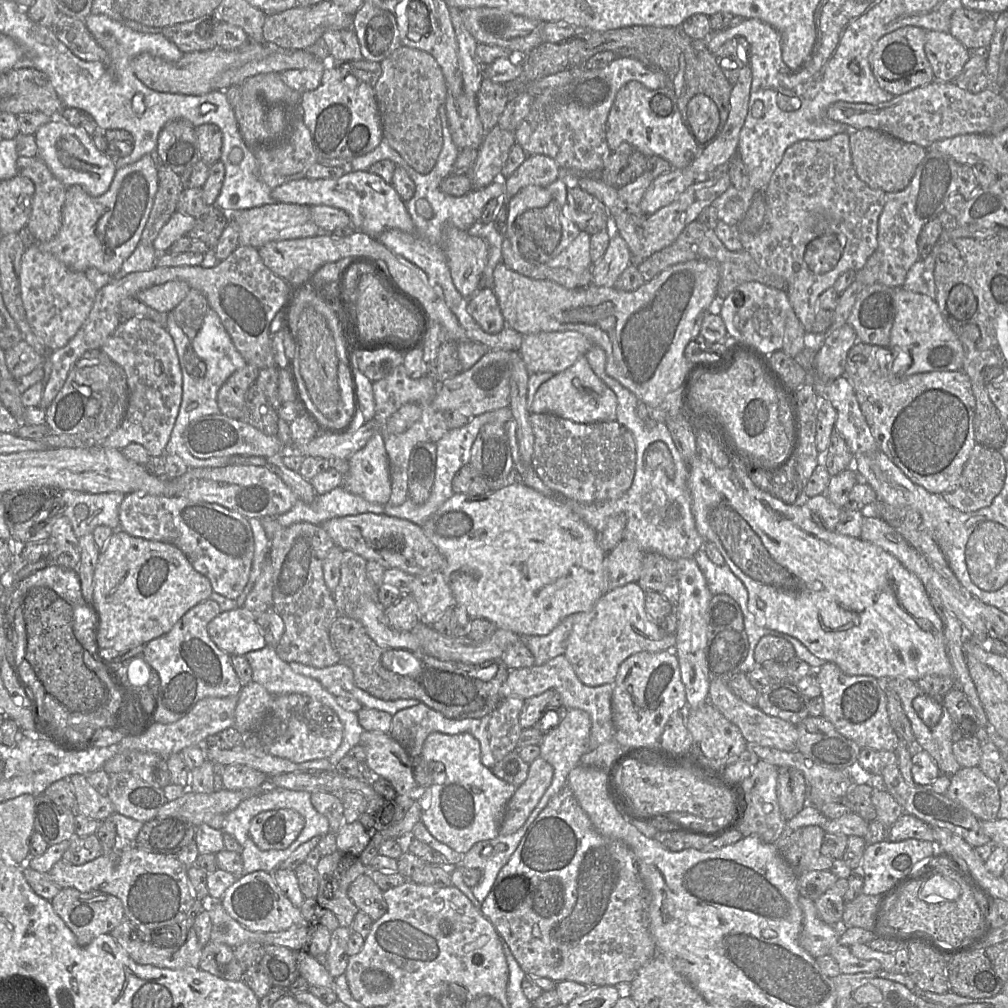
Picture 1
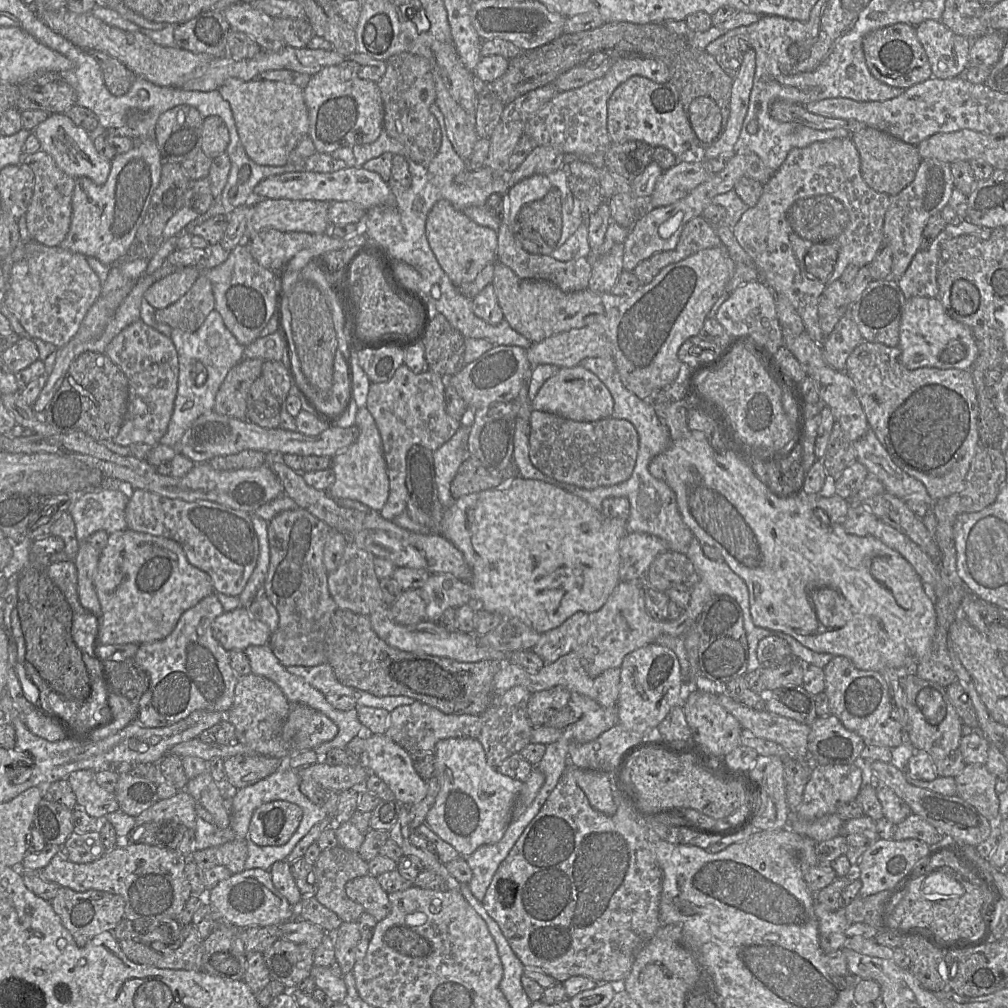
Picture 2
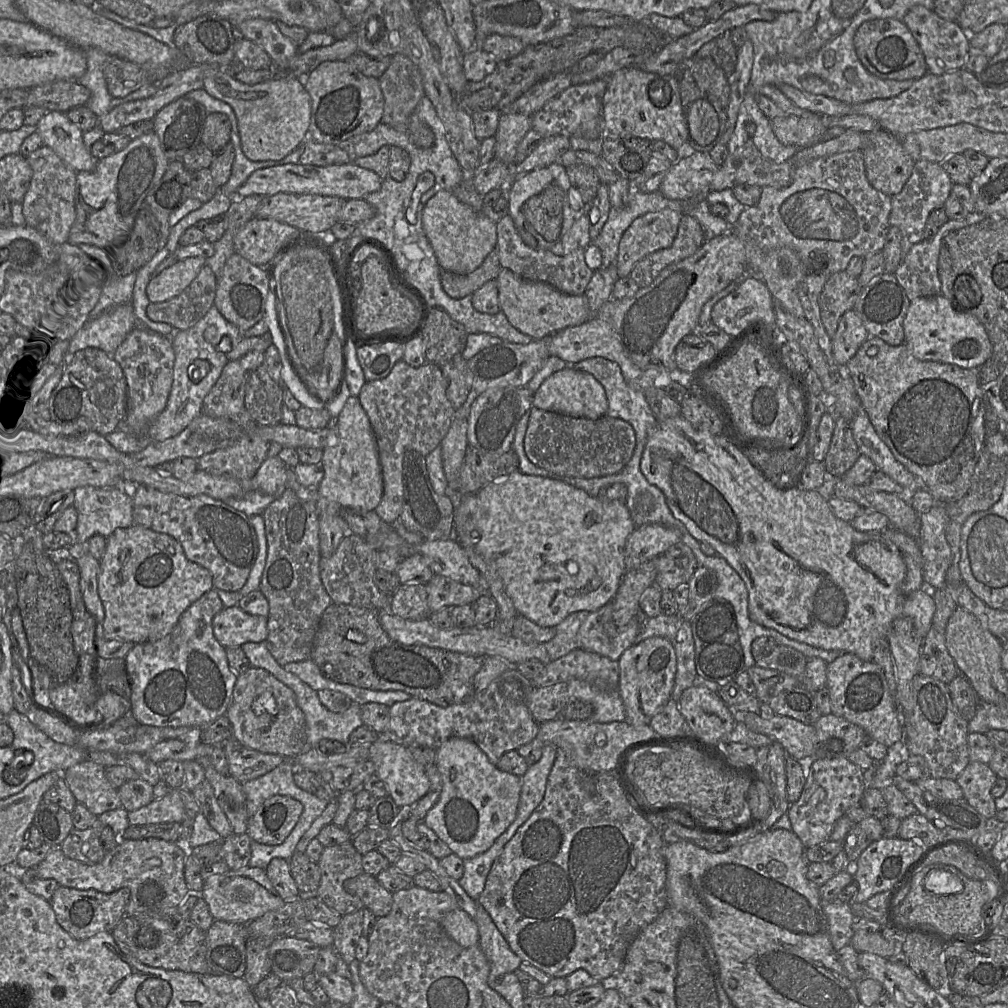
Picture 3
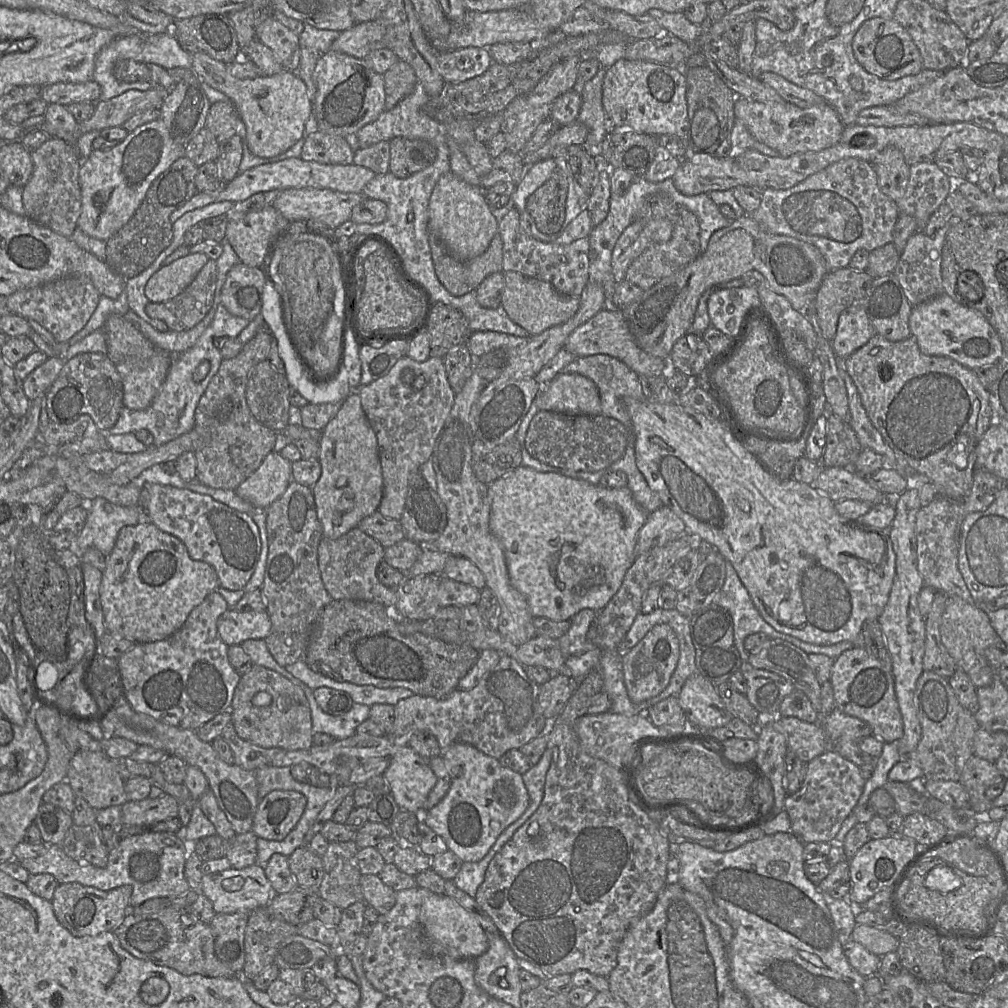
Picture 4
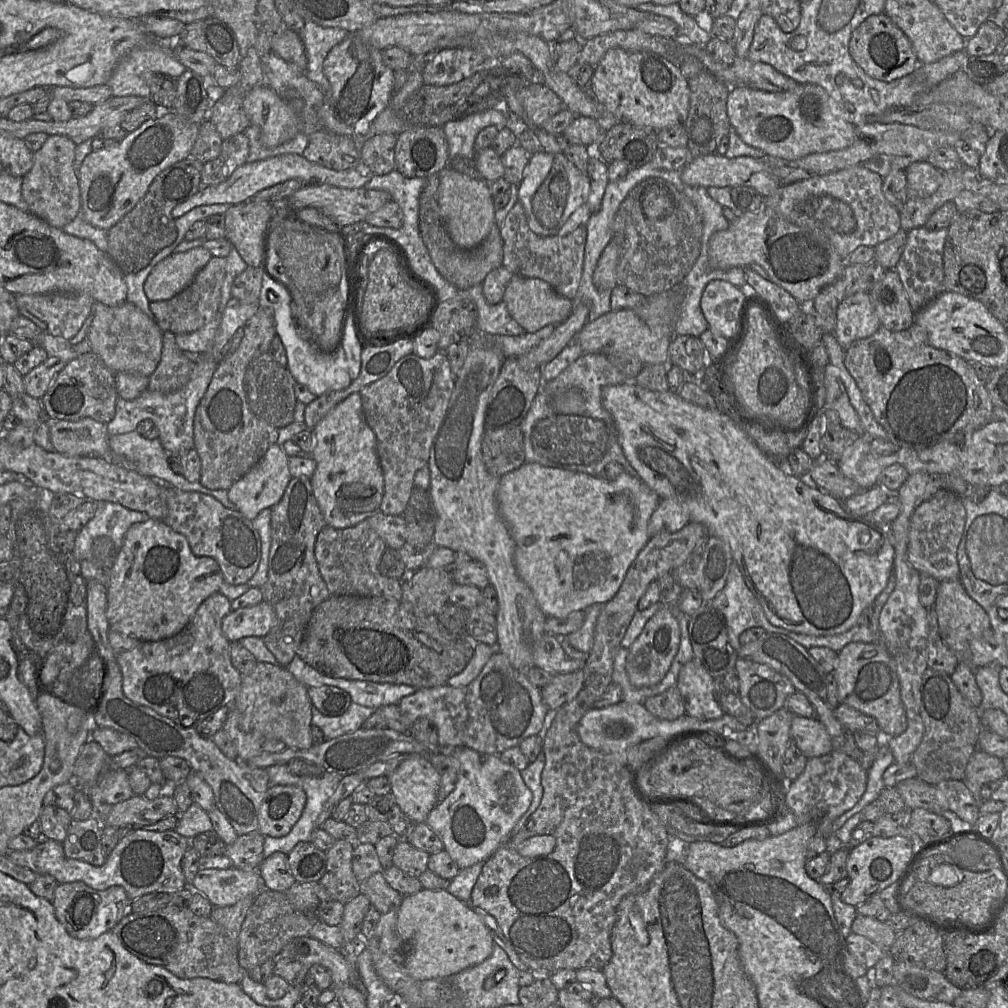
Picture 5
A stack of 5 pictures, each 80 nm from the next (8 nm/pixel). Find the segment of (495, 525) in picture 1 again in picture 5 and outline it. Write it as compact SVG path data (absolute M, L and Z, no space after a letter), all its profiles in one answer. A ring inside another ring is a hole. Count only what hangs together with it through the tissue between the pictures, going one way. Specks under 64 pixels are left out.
M524 463L520 468L503 475L497 489L499 512L509 528L515 542L514 563L521 580L531 589L539 608L547 617L565 618L570 613L584 610L593 604L605 604L618 592L630 565L649 541L647 532L650 517L658 507L661 499L639 477L631 476L625 471L612 481L583 472L547 467L538 463Z

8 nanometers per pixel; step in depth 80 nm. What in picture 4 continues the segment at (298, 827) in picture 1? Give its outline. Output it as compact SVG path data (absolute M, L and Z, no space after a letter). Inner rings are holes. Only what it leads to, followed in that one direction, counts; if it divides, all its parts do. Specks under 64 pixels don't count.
M296 791L270 792L258 805L251 831L258 838L284 840L301 819L306 803L306 798Z

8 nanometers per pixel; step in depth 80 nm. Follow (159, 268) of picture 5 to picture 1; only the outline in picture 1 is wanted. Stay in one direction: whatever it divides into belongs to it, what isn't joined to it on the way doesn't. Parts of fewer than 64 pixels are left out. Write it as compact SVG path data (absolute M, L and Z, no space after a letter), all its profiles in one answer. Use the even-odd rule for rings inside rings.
M168 281L138 292L135 298L159 313L168 313L185 298L190 289L184 281Z

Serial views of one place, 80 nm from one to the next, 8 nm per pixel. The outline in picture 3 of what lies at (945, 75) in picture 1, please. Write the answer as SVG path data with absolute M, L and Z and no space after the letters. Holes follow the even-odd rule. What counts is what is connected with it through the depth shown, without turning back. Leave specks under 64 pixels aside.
M921 5L913 6L902 21L921 48L929 73L942 75L965 68L970 50L970 34L963 30L957 22L947 21L933 10Z

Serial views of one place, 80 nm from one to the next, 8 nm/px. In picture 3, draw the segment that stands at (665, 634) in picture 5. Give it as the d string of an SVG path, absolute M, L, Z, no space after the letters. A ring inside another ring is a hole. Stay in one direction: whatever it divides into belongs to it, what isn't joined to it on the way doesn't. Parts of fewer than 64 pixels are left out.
M650 637L626 649L619 659L618 690L624 704L626 720L634 726L650 725L651 719L671 699L677 672L677 657L671 642Z

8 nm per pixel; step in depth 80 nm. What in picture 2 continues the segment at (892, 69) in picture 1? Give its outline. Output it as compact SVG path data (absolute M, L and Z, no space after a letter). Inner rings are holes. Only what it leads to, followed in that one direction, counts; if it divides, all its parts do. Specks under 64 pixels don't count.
M897 23L872 31L863 38L862 47L870 73L889 86L906 90L932 77L931 66L916 28L910 24Z

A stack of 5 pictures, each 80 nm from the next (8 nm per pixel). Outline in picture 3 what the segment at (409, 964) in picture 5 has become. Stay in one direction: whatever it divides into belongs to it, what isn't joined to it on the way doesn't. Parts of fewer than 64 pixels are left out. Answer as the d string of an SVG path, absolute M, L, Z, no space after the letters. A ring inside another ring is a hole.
M461 908L444 915L441 925L447 935L462 947L479 945L479 930L476 922Z

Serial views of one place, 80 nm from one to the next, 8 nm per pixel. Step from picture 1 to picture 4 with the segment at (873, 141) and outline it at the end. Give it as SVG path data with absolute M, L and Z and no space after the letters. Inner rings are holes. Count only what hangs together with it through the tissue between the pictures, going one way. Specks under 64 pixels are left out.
M888 146L870 162L877 174L880 190L897 202L905 193L910 166L902 152L895 146Z

